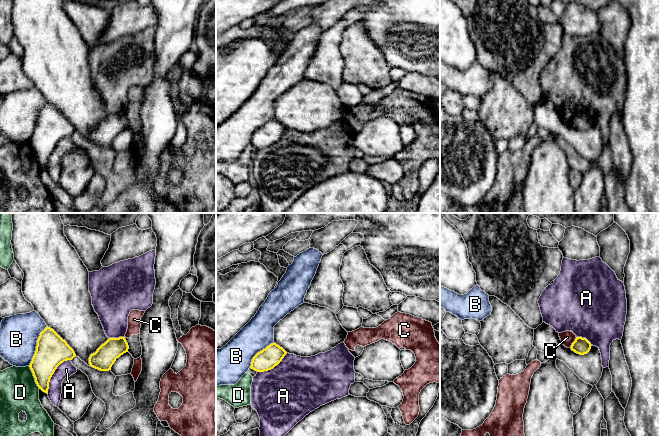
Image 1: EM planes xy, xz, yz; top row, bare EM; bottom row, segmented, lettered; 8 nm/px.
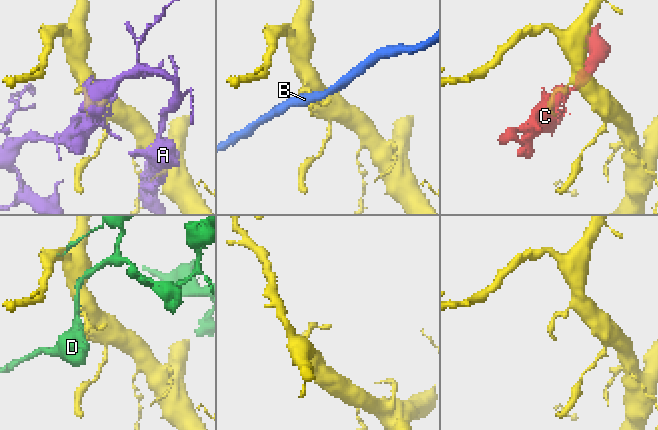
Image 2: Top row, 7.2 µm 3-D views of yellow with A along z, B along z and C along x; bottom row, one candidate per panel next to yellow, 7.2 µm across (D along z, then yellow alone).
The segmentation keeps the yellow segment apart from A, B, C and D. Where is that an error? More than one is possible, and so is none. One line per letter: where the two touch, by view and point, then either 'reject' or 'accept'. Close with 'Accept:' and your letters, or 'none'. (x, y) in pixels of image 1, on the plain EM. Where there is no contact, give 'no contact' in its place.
A: xy (53, 149) | reject
B: xy (36, 122) | reject
C: yz (573, 118) | reject
D: xy (34, 153) | reject
Accept: none

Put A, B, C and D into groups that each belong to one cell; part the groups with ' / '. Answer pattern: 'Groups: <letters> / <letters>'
Groups: A / B / C / D

